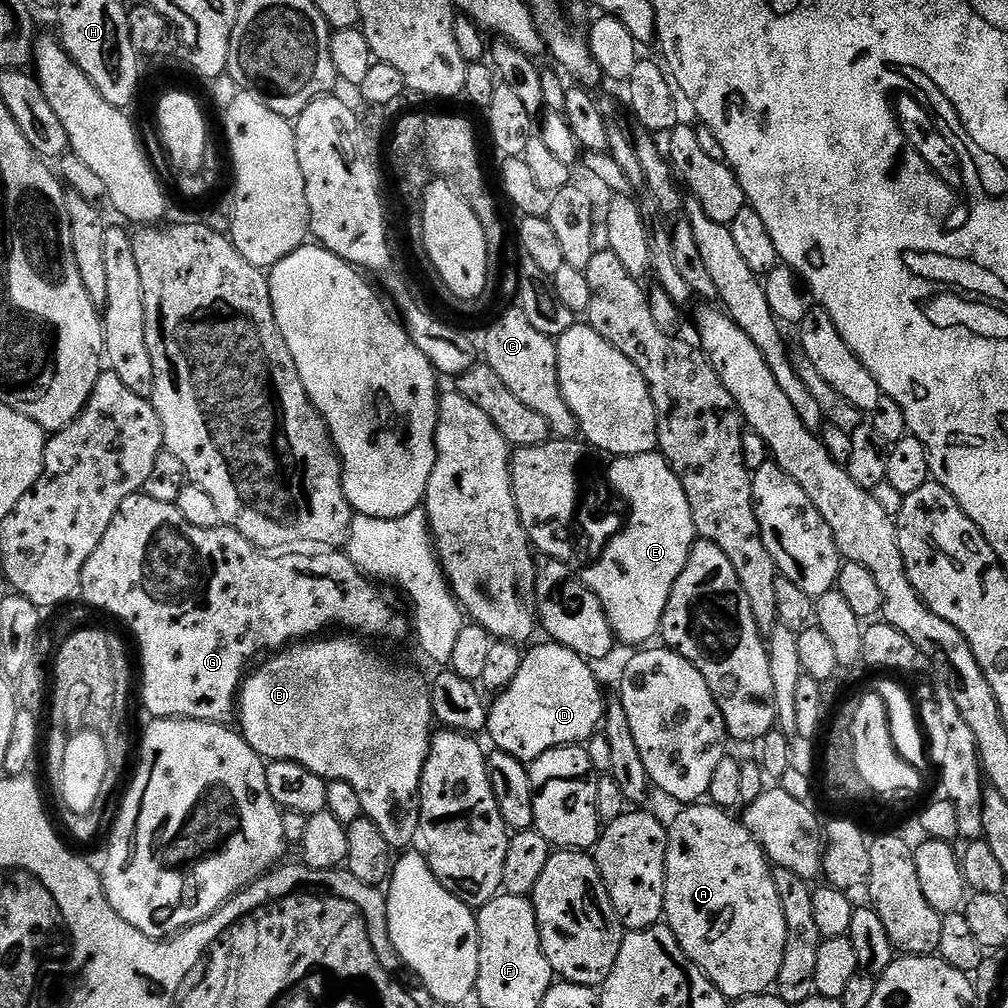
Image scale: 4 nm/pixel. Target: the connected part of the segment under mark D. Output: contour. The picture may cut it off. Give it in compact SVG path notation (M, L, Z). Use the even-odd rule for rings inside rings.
M547 642L523 653L524 661L514 674L514 682L491 701L488 708L487 735L492 735L495 747L507 756L521 762L537 760L552 748L580 746L597 735L606 711L606 699L600 693L600 684L592 673L593 665L564 644Z

